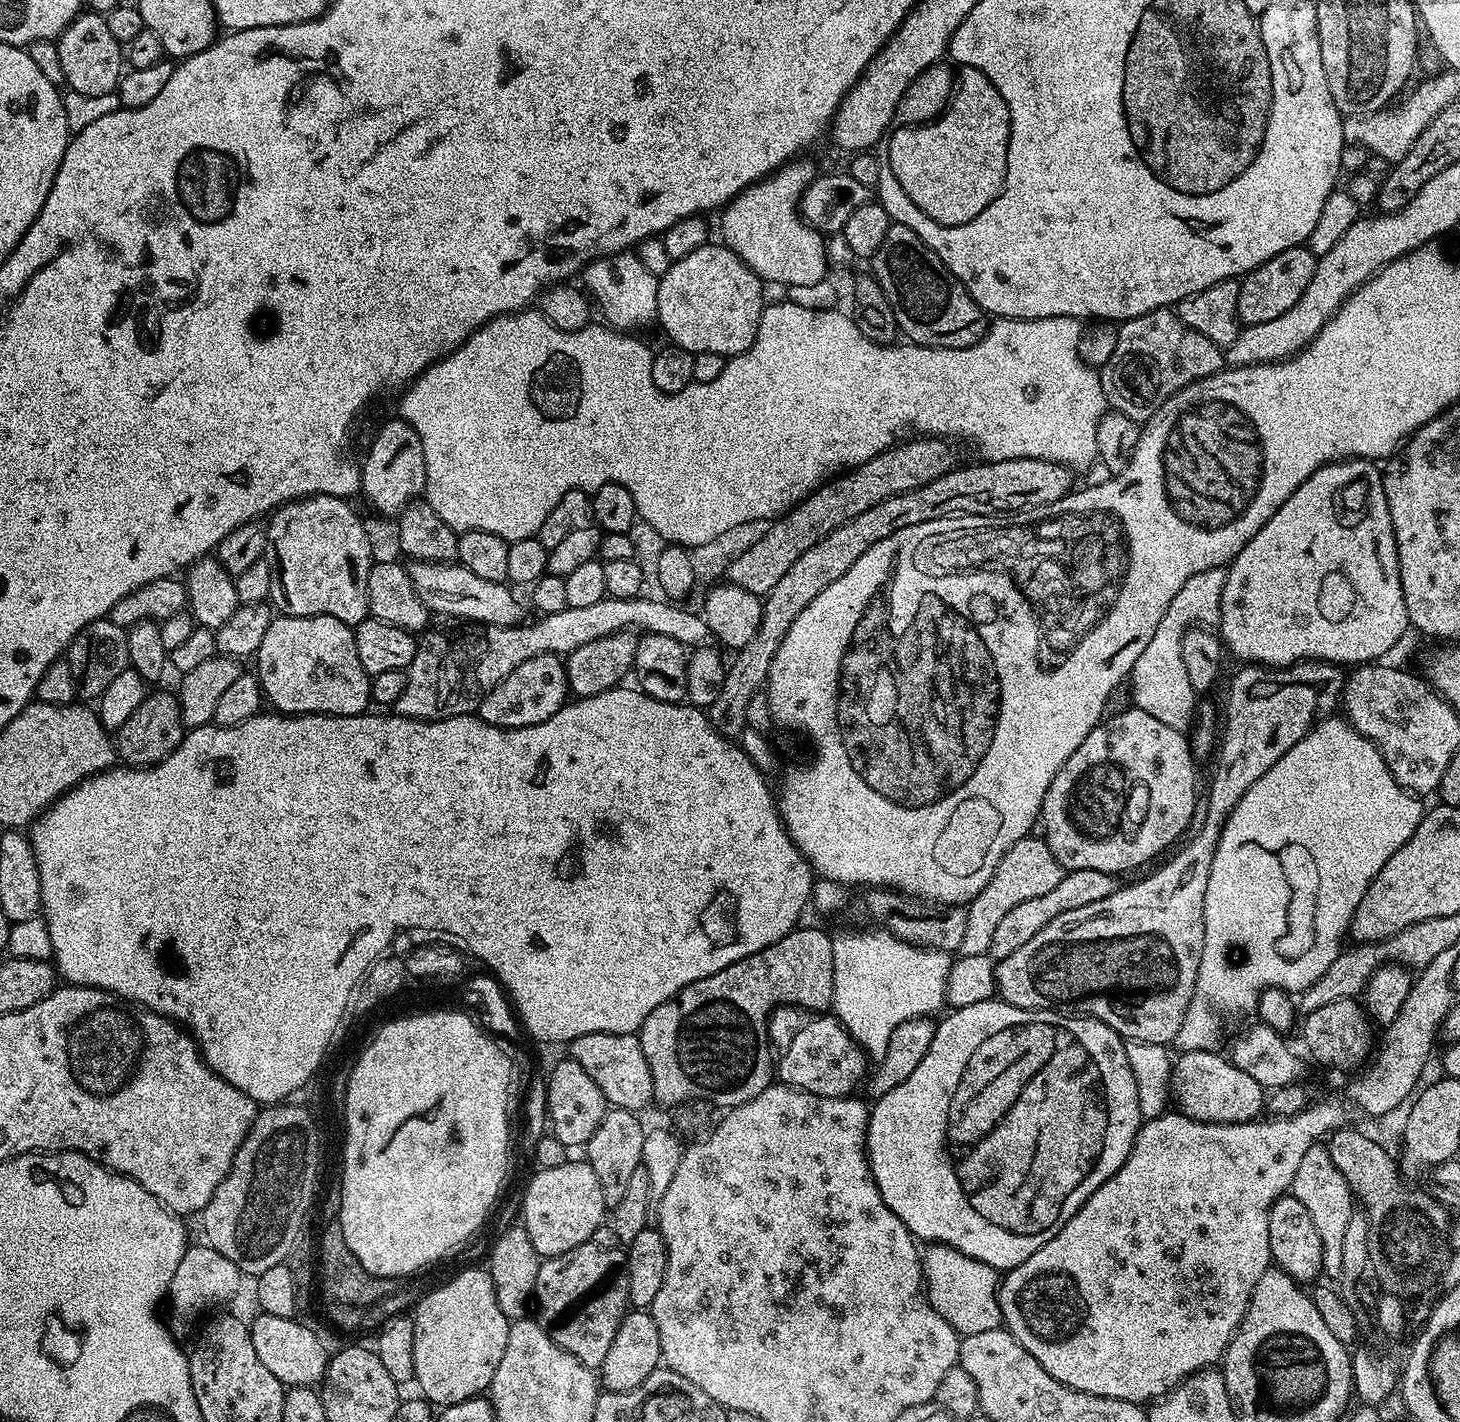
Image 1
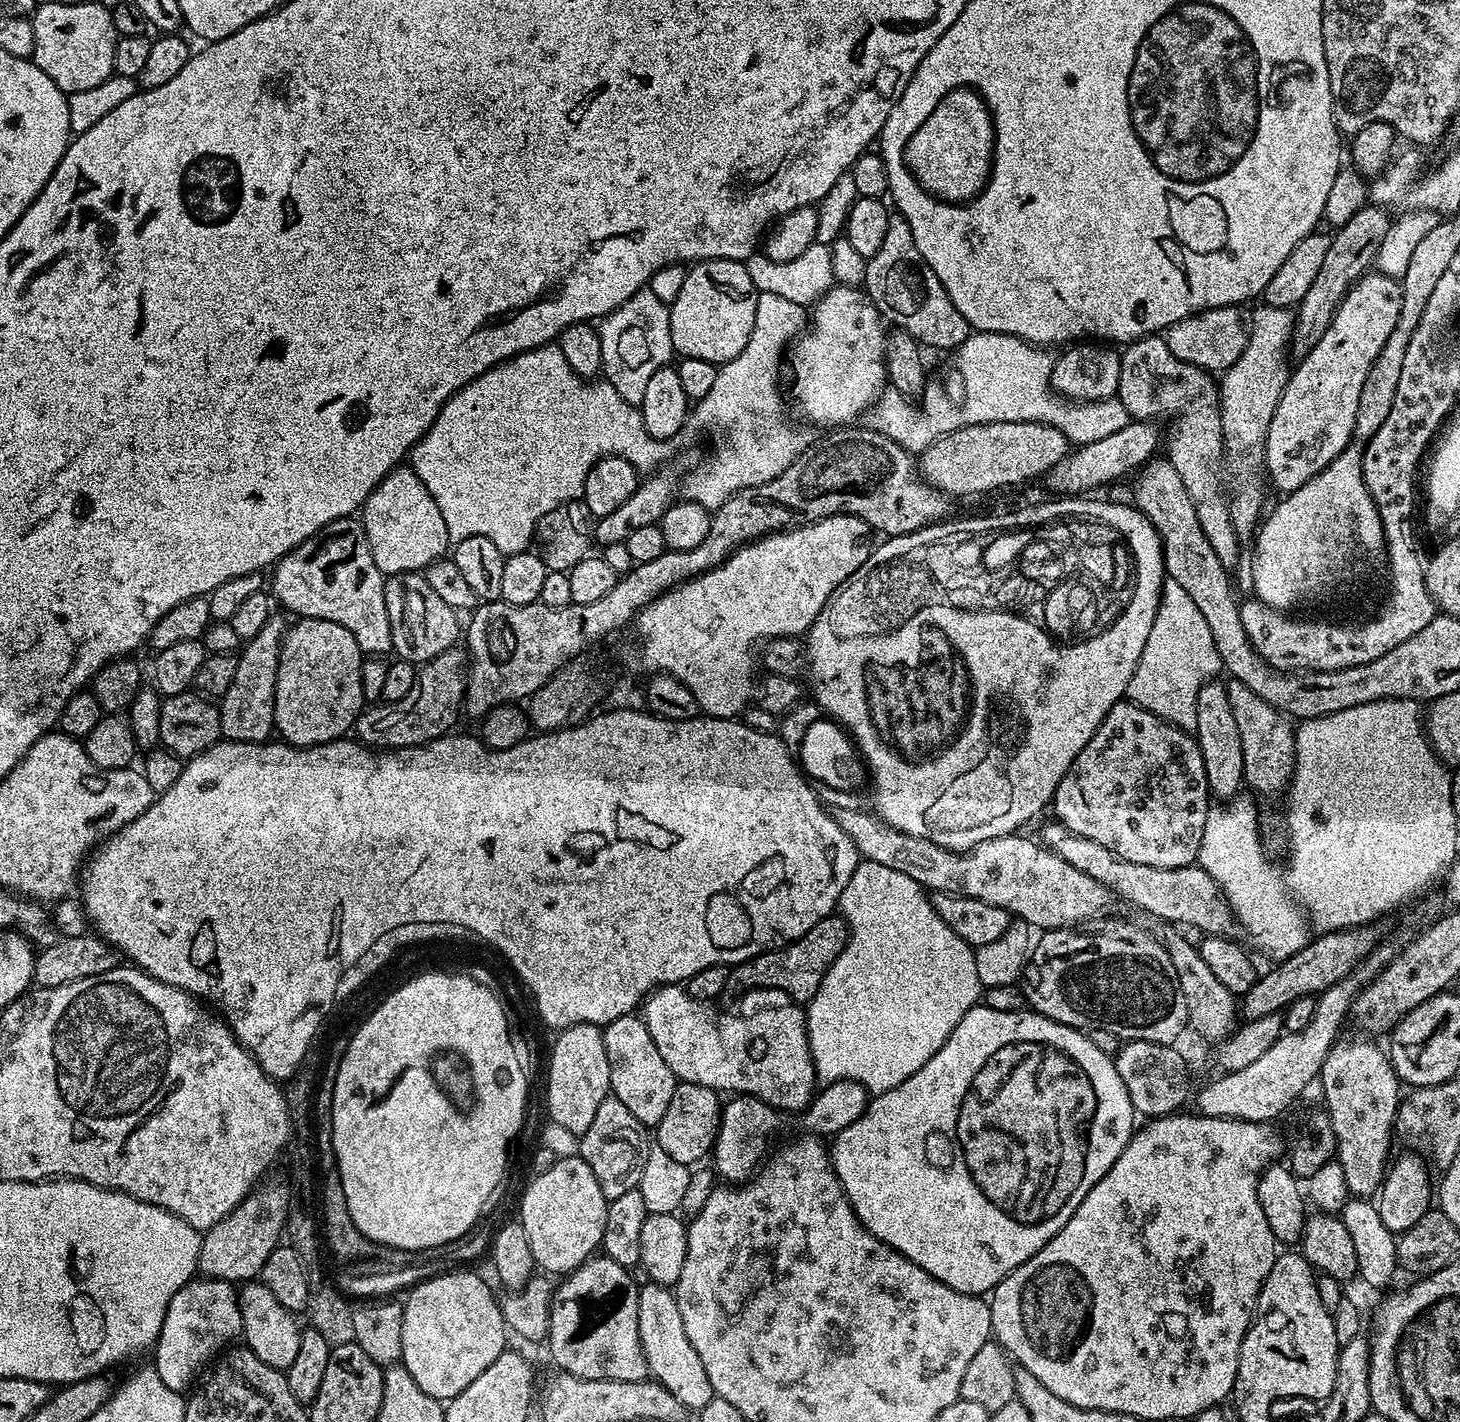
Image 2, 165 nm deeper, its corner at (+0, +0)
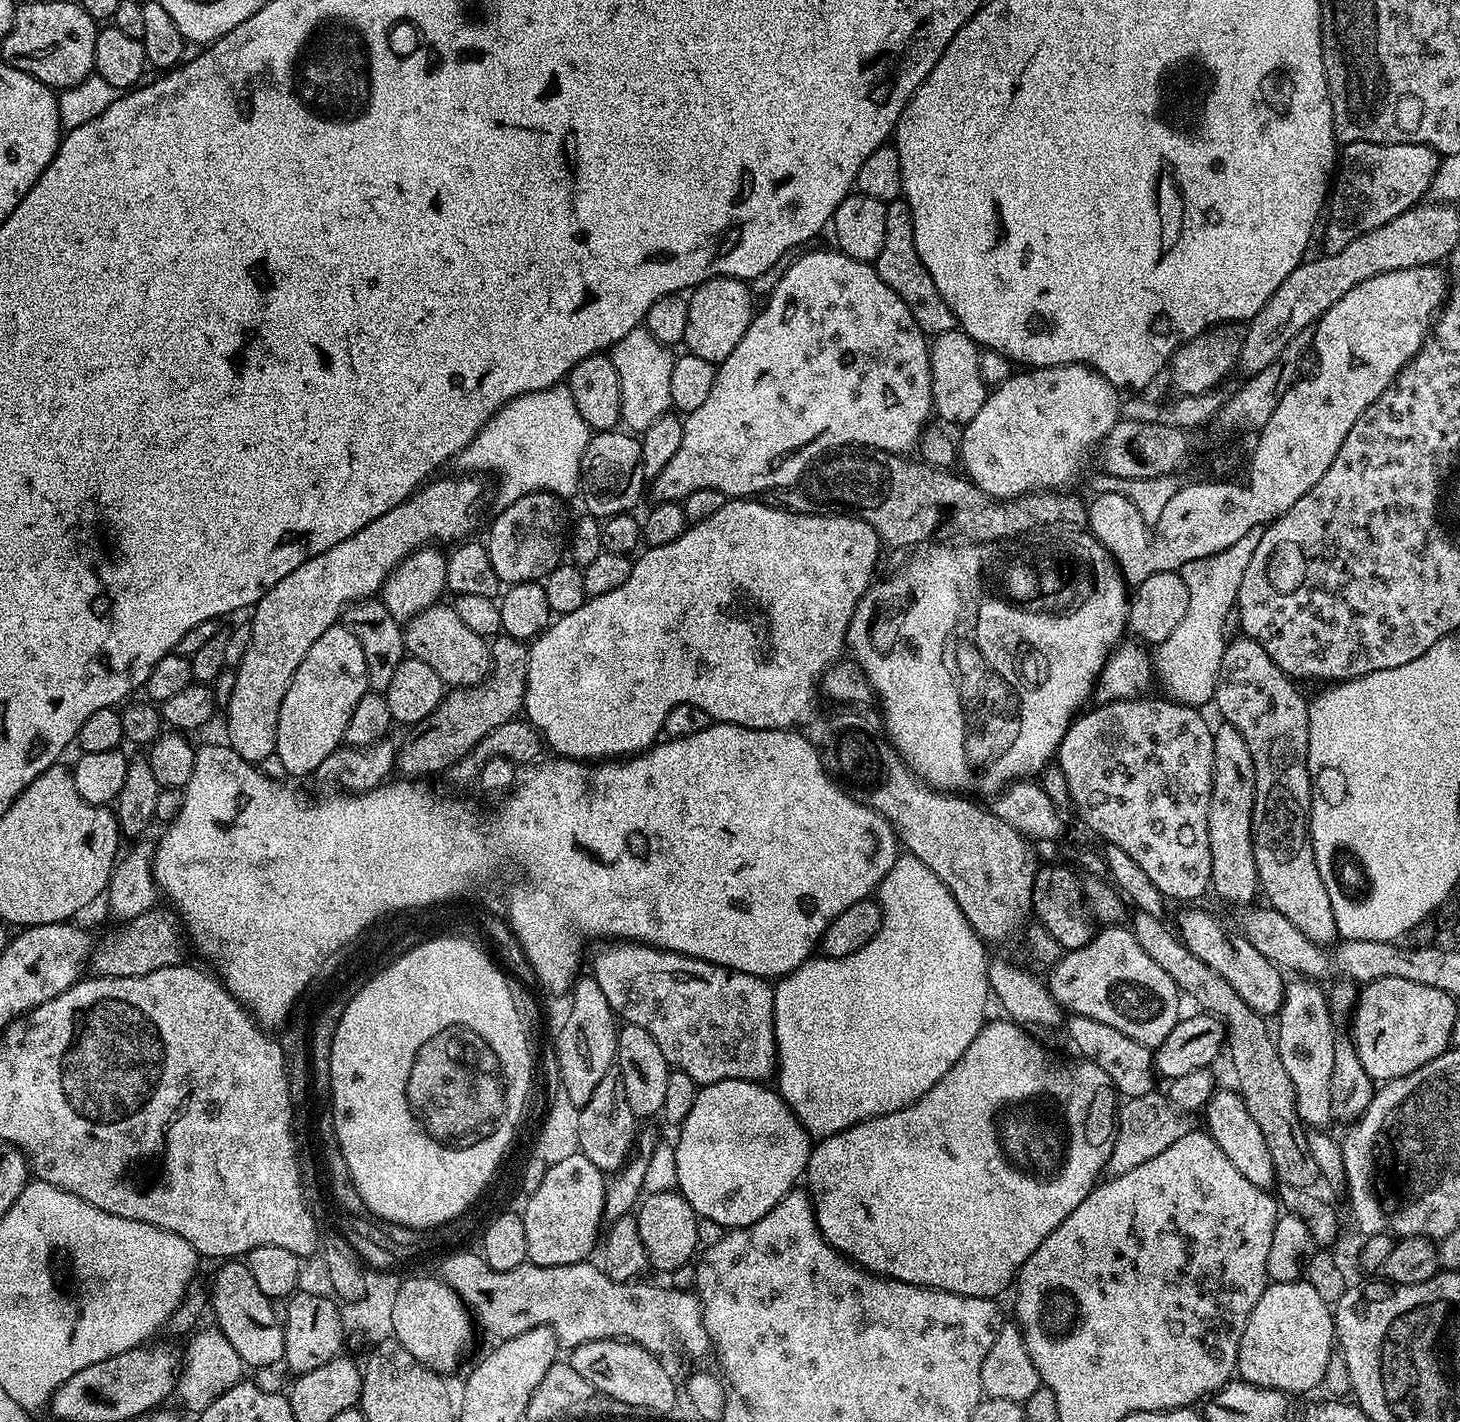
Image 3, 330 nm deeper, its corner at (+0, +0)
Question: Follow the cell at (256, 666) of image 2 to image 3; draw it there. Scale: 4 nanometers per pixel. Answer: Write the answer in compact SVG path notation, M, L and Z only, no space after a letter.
M459 475L425 483L408 499L394 506L394 510L386 510L382 518L362 526L358 534L302 562L298 570L290 570L278 586L254 605L250 612L250 646L242 662L235 665L234 694L230 694L230 702L226 705L226 743L243 760L260 766L264 759L276 754L278 710L282 710L282 698L286 698L294 670L302 666L302 658L306 658L310 646L314 646L326 630L337 627L347 608L375 597L396 565L417 549L451 545L471 537L468 535L479 526L480 515L484 512L484 484L480 481L483 479L475 475Z

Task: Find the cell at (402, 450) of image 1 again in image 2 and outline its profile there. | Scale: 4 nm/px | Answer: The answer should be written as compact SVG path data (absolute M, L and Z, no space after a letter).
M398 466L378 482L364 503L362 523L370 542L370 554L374 554L374 566L385 578L407 572L423 573L450 548L442 513L434 498L430 498L430 490L422 486L422 478L410 466Z

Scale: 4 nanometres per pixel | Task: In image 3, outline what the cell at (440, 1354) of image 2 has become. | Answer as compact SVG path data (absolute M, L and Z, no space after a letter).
M412 1276L395 1289L392 1298L392 1336L418 1362L441 1374L449 1374L472 1344L474 1320L464 1300L443 1280L432 1276Z

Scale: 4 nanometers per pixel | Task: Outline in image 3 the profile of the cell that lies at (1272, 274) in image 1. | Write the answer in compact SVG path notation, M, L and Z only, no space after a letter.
M1354 142L1353 144L1343 145L1342 151L1338 156L1338 171L1335 173L1334 179L1330 185L1330 199L1326 204L1326 220L1328 216L1328 225L1324 228L1324 248L1325 253L1337 252L1345 246L1350 246L1350 242L1354 242L1354 238L1358 238L1362 234L1366 234L1370 230L1374 230L1378 226L1382 226L1386 222L1390 222L1394 218L1398 218L1398 214L1402 214L1408 208L1415 208L1429 195L1432 183L1436 177L1436 172L1440 169L1441 157L1432 148L1428 148L1424 144L1375 144L1374 142Z

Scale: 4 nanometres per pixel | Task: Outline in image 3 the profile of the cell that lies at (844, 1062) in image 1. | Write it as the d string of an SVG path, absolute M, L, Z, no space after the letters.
M604 942L600 949L592 956L592 968L590 975L602 986L602 994L606 994L606 1002L610 1002L612 1011L624 1024L642 1026L654 1042L658 1042L658 1050L666 1058L666 1062L678 1071L684 1071L696 1086L722 1082L723 1080L754 1080L767 1081L768 1075L775 1073L778 1068L776 1058L776 1035L774 1034L774 988L765 977L736 972L733 968L723 968L717 964L711 964L705 960L699 960L693 956L679 956L676 952L667 952L665 948L654 948L650 944L638 944L635 942Z

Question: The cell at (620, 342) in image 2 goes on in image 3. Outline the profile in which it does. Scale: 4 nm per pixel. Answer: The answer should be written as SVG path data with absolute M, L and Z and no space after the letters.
M641 326L630 330L630 334L626 334L626 338L617 342L610 350L610 355L614 362L614 370L618 370L618 386L622 386L620 418L623 427L633 433L643 434L650 426L654 426L654 422L659 416L665 415L672 408L670 370L674 370L673 349L667 344L658 342L658 338L654 338L654 334L650 334L647 328Z

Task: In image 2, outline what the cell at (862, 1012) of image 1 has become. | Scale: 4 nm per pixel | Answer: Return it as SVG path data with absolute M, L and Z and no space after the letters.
M861 859L854 874L850 874L850 882L846 882L846 890L842 890L838 912L848 923L848 941L842 954L834 958L830 970L826 970L826 978L822 978L818 986L818 994L814 994L814 998L806 1005L808 1045L816 1067L816 1078L824 1084L837 1084L839 1080L853 1080L856 1084L861 1084L869 1094L894 1090L894 1086L906 1082L906 1078L922 1070L922 1066L926 1066L926 1062L930 1062L930 1058L938 1054L938 1050L942 1050L954 1026L962 1022L962 1018L970 1009L977 1007L982 996L982 987L975 966L975 951L969 944L962 942L962 938L958 938L958 934L954 934L954 930L950 930L946 922L942 922L940 915L934 910L929 893L921 884L914 882L914 878L902 874L899 870L890 870L890 866L881 866L878 862Z

